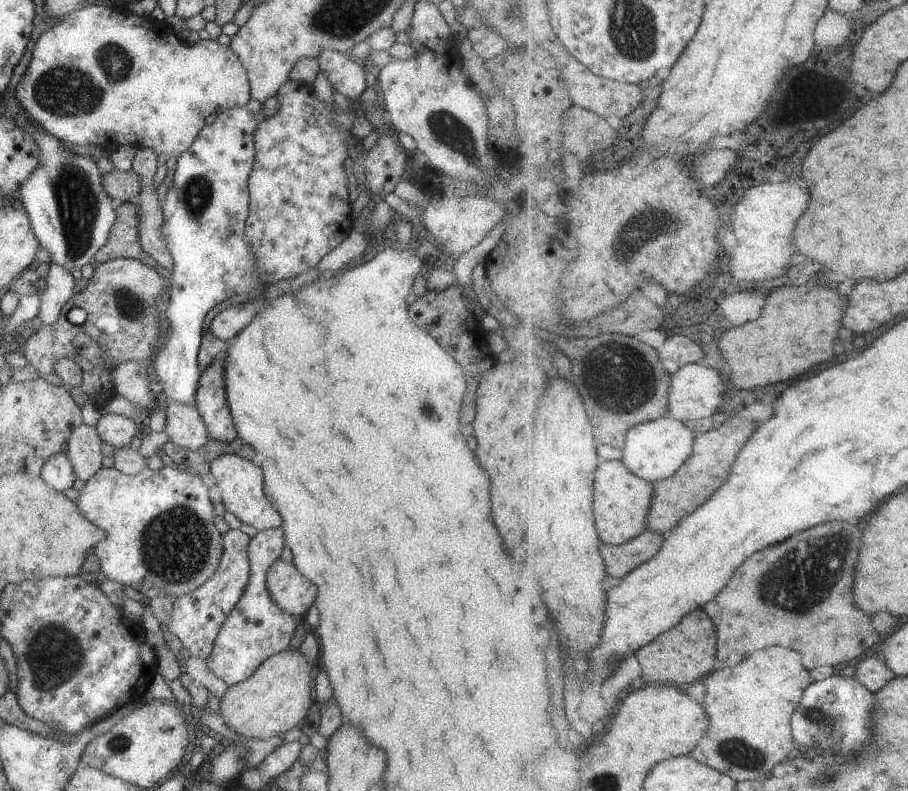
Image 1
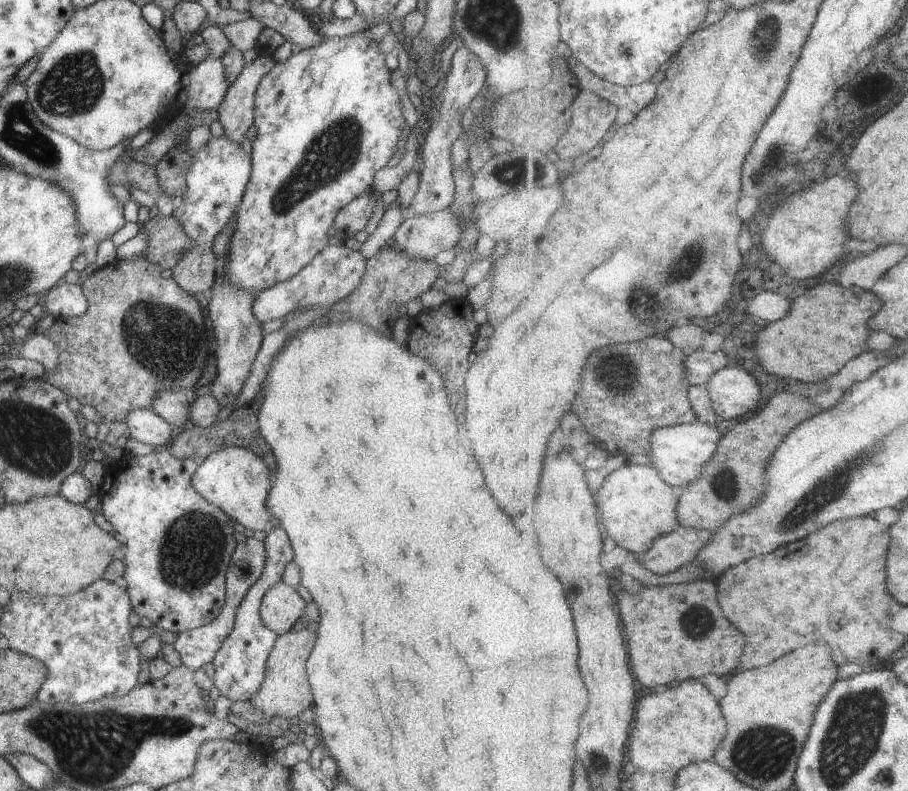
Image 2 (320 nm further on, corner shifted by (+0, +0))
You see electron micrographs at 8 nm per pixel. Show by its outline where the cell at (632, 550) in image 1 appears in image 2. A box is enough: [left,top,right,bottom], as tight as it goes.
[636,527,711,575]

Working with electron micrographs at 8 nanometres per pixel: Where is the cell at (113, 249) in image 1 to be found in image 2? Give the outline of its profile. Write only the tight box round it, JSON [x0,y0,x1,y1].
[139,215,194,269]

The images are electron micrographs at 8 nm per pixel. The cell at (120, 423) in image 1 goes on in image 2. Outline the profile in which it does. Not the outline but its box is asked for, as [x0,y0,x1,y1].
[125,409,172,448]

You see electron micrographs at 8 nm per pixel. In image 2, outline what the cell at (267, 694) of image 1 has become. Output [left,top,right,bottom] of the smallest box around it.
[248,628,315,718]

